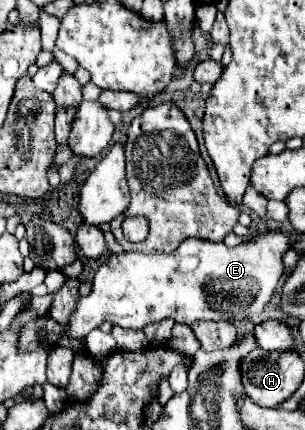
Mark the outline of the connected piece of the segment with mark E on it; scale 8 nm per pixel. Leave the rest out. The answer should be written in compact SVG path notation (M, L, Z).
M264 233L256 241L250 241L246 245L238 247L228 247L226 243L216 243L216 241L206 241L206 239L184 239L180 247L170 253L120 253L120 255L110 255L100 263L100 267L94 273L92 279L92 291L88 297L82 297L74 311L72 319L68 319L68 325L56 323L52 317L38 317L30 321L28 325L22 327L18 347L20 351L34 351L40 347L40 343L48 343L48 347L58 345L60 339L84 339L92 329L96 329L100 323L108 321L126 329L144 329L144 325L172 317L176 323L190 325L194 321L236 321L236 319L246 319L256 313L260 313L266 303L270 301L272 293L276 291L278 279L282 275L282 253L288 249L288 237L282 233Z

